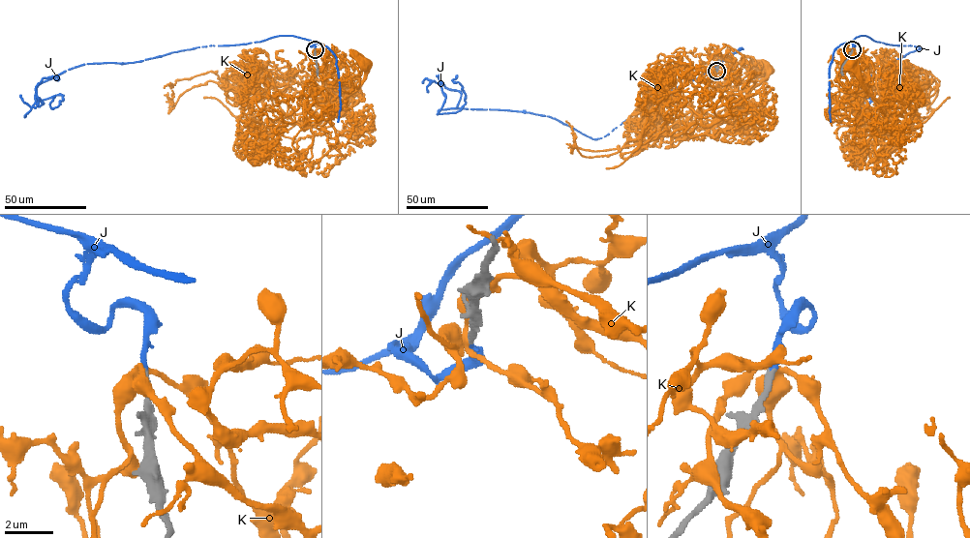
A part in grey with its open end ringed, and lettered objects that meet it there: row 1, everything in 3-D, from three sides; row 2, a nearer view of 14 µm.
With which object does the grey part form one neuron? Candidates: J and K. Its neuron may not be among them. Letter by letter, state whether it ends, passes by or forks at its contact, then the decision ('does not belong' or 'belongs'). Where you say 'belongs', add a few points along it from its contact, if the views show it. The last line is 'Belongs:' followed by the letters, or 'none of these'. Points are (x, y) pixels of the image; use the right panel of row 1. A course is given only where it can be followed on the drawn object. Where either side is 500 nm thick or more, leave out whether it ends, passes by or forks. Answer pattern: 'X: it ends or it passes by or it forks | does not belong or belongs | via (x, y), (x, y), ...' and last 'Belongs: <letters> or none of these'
J: it ends | belongs | via (852, 49), (861, 36), (920, 48), (890, 64), (894, 101), (882, 95), (863, 107), (856, 96)
K: it forks | does not belong
Belongs: J

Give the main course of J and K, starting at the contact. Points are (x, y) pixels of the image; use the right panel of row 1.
J: (852, 49), (861, 36), (920, 48), (890, 64), (894, 101), (882, 95), (863, 107), (856, 96)
K: (852, 49), (848, 57), (869, 87), (865, 89), (863, 80), (855, 74), (855, 67), (848, 63)

